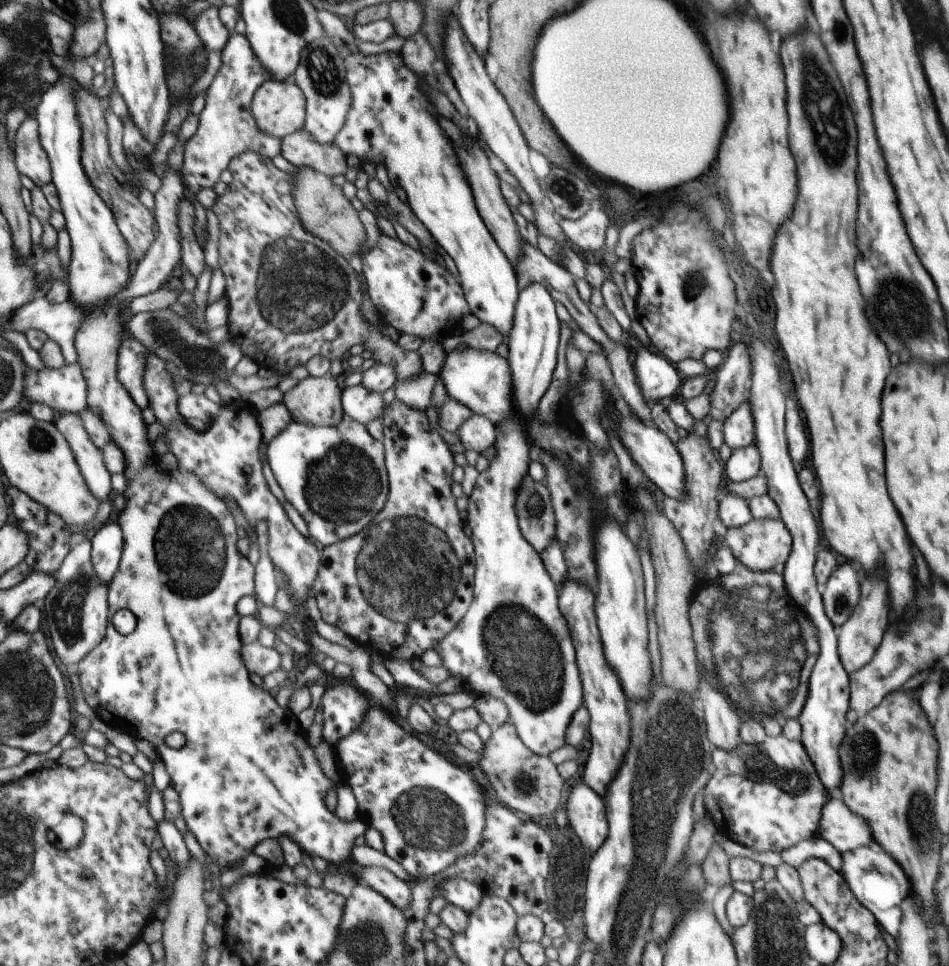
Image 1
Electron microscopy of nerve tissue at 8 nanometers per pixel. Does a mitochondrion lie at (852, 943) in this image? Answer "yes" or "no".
no

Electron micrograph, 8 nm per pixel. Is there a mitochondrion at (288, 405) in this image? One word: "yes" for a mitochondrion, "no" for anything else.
no

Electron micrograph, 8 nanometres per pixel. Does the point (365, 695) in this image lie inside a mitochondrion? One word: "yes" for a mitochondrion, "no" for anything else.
no

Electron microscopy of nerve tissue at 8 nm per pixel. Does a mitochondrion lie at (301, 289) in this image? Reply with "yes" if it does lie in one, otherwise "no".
yes

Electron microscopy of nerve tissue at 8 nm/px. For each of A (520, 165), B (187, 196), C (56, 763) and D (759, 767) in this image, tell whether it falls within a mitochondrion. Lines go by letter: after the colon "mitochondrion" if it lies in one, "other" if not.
A: other
B: other
C: other
D: mitochondrion

